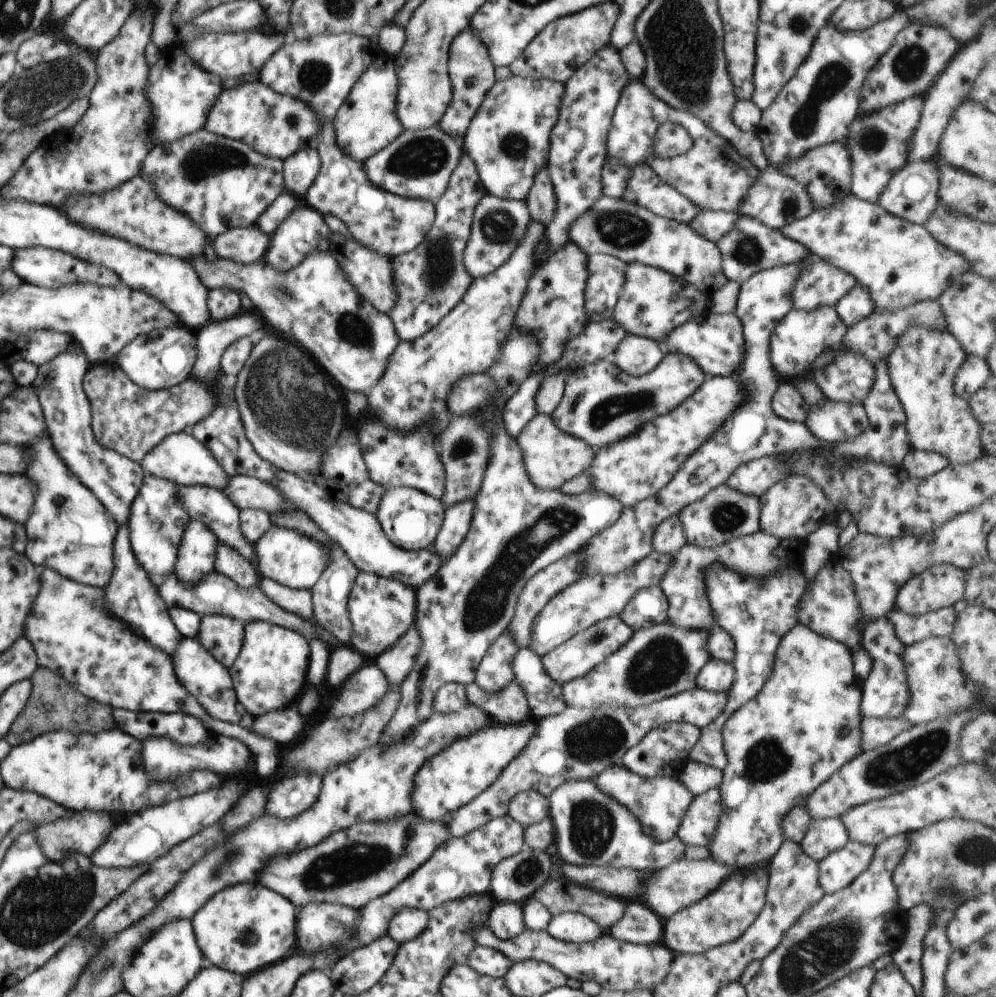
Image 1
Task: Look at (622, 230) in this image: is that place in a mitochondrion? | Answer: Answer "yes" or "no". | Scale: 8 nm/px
yes

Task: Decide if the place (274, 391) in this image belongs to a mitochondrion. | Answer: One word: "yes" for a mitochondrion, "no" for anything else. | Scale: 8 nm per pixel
yes

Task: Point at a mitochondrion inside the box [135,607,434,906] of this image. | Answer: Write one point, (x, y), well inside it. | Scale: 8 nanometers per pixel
(363, 861)

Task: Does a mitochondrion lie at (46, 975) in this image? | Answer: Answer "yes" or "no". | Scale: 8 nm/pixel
no

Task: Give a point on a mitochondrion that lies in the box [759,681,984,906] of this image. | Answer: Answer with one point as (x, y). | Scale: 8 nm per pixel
(902, 765)

